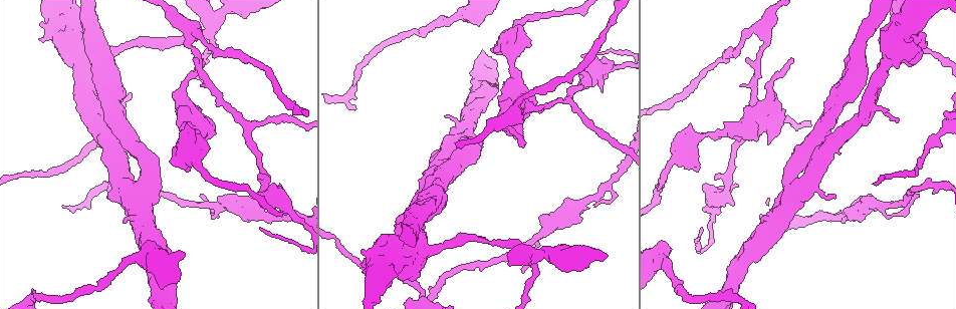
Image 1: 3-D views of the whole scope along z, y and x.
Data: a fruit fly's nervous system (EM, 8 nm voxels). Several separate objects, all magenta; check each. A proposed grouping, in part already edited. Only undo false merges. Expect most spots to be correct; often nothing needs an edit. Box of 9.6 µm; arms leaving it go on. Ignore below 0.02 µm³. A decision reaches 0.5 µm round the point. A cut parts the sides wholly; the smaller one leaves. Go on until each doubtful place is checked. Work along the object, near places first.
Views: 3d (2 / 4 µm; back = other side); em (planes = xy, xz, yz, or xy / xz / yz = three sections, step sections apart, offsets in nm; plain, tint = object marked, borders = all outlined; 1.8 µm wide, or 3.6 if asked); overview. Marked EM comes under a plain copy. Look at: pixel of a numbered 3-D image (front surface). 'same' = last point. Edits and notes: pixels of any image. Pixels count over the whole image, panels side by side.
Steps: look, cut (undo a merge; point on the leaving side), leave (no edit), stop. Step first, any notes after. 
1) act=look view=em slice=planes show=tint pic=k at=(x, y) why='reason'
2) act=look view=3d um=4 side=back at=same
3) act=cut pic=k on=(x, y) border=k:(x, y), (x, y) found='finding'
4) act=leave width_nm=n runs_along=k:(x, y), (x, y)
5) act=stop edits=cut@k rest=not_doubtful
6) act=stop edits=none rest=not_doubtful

act=look view=em um=3.6 slice=xz step=8 show=tint pic=1 at=(725, 194) why='calibre changes'

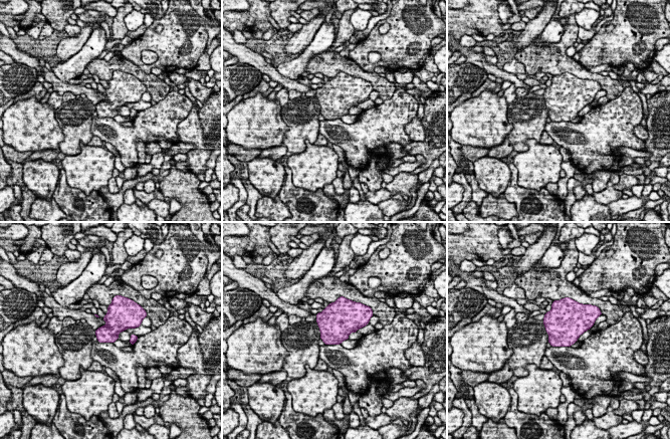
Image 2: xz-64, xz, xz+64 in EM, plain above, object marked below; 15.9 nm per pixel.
act=leave found='all the same neuron'

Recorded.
act=look view=3d um=4 pic=1 at=(112, 150) why='looks like a crossing'

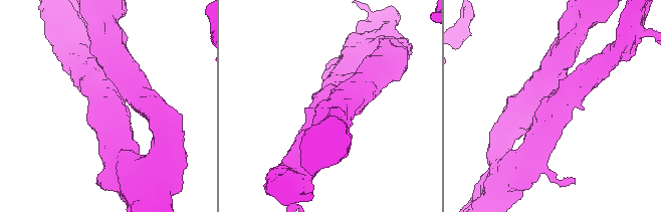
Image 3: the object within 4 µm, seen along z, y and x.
act=look view=em slice=planes show=tint pic=3 at=(561, 100) arms=4

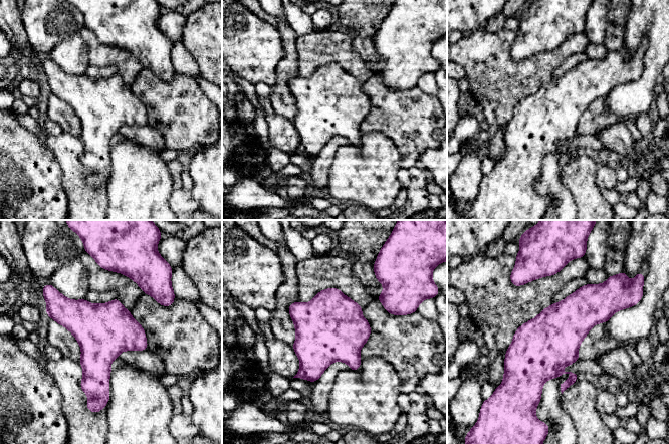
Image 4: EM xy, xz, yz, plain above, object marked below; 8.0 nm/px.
act=leave found='all the same neuron'

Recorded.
act=look view=em slice=planes show=tint pic=1 at=(514, 119)

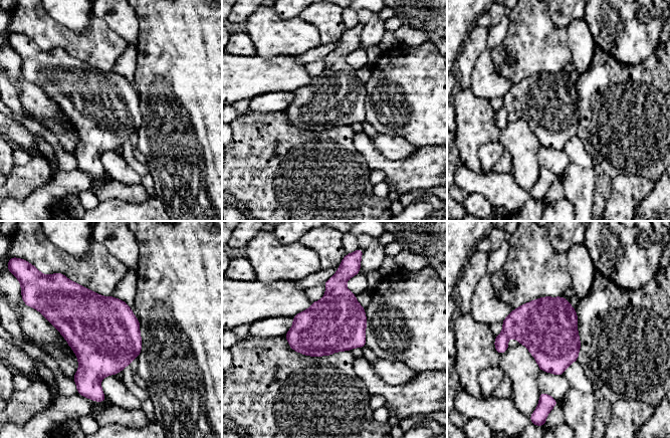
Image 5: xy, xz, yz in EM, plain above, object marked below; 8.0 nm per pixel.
act=leave width_nm=460 found='one neuron here'

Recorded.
act=look view=em um=3.6 slice=yz step=16 show=tint pic=1 at=(83, 60) why='abrupt turn'

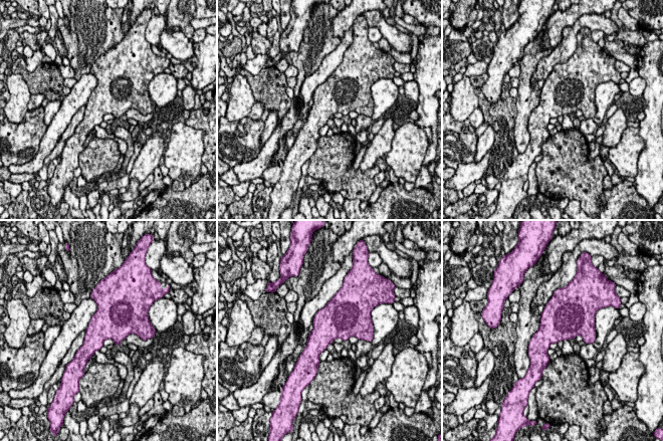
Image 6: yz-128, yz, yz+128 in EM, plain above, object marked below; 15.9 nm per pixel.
act=leave found='one neuron here'

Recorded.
act=look view=3d um=2 pic=1 at=(214, 24) why='calibre changes'

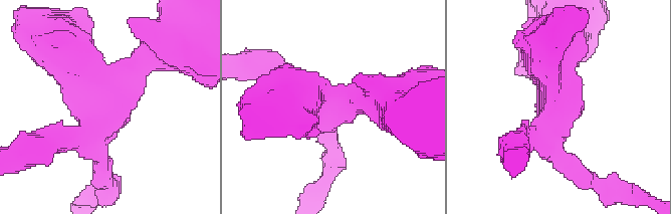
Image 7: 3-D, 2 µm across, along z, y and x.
act=look view=em slice=planes show=tint pic=7 at=(102, 118)

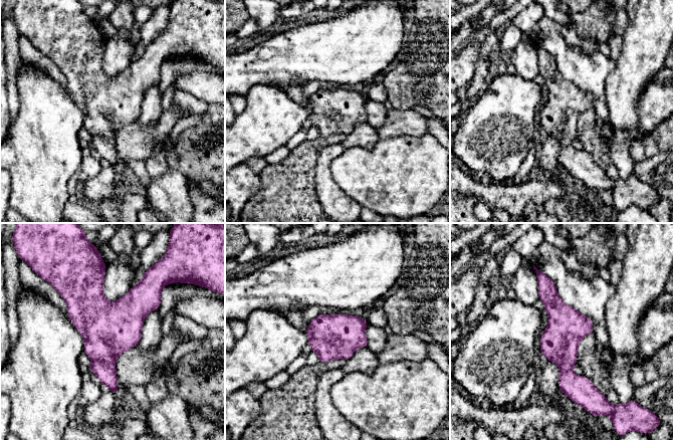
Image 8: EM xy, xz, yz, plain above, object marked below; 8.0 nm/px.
act=leave arms=4 runs_along=8:(544, 278), (563, 318), (574, 395) found='continuous, no second neuron'

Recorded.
act=stop edits=none rest=not_doubtful

